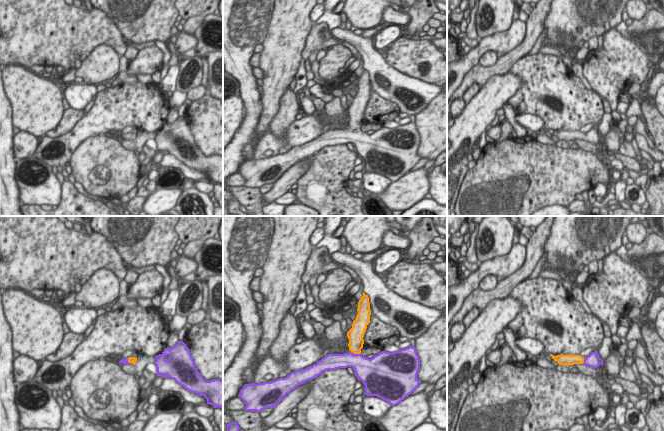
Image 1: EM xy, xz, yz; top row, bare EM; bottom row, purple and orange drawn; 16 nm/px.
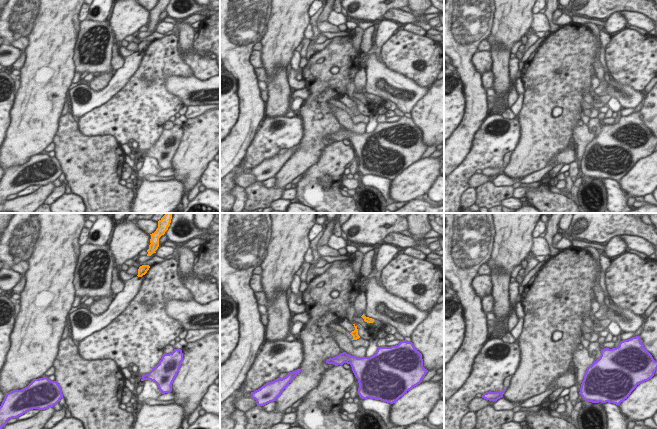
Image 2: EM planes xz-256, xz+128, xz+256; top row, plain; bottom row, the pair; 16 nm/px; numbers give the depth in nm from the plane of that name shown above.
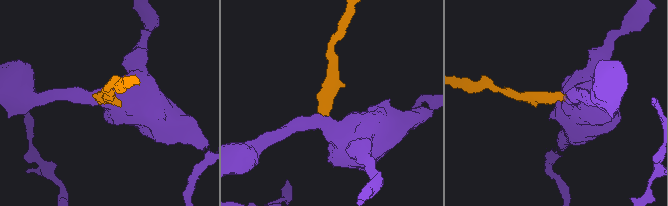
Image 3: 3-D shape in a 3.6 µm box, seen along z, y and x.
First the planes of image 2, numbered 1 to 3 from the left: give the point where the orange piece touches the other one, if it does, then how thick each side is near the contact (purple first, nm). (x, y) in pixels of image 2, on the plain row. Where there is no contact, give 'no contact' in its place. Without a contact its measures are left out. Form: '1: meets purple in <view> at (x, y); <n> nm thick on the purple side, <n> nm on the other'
1: no contact
2: no contact
3: no contact

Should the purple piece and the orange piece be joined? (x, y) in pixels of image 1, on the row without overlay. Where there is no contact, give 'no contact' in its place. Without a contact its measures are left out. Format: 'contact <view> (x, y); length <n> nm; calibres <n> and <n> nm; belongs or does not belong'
contact xz (356, 130); length 170 nm; calibres 320 and 240 nm; belongs

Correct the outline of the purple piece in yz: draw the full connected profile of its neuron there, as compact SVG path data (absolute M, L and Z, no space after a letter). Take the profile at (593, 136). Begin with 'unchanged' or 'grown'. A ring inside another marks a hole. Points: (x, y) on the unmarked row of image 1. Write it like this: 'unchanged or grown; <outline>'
grown; M597 127L592 128L587 133L582 133L580 131L552 131L552 135L558 138L559 141L574 141L574 140L584 140L586 142L597 144L600 141L603 141L603 136L599 133L599 130Z

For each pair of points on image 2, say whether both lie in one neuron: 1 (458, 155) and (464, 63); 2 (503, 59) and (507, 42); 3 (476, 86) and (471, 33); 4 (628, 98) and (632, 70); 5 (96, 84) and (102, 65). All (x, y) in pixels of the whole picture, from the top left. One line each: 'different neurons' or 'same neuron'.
1: same neuron
2: different neurons
3: same neuron
4: different neurons
5: different neurons

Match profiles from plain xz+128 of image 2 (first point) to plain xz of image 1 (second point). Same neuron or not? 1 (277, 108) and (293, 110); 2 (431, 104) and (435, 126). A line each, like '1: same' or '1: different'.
1: same
2: same

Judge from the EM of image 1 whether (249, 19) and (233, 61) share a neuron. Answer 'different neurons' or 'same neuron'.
same neuron

